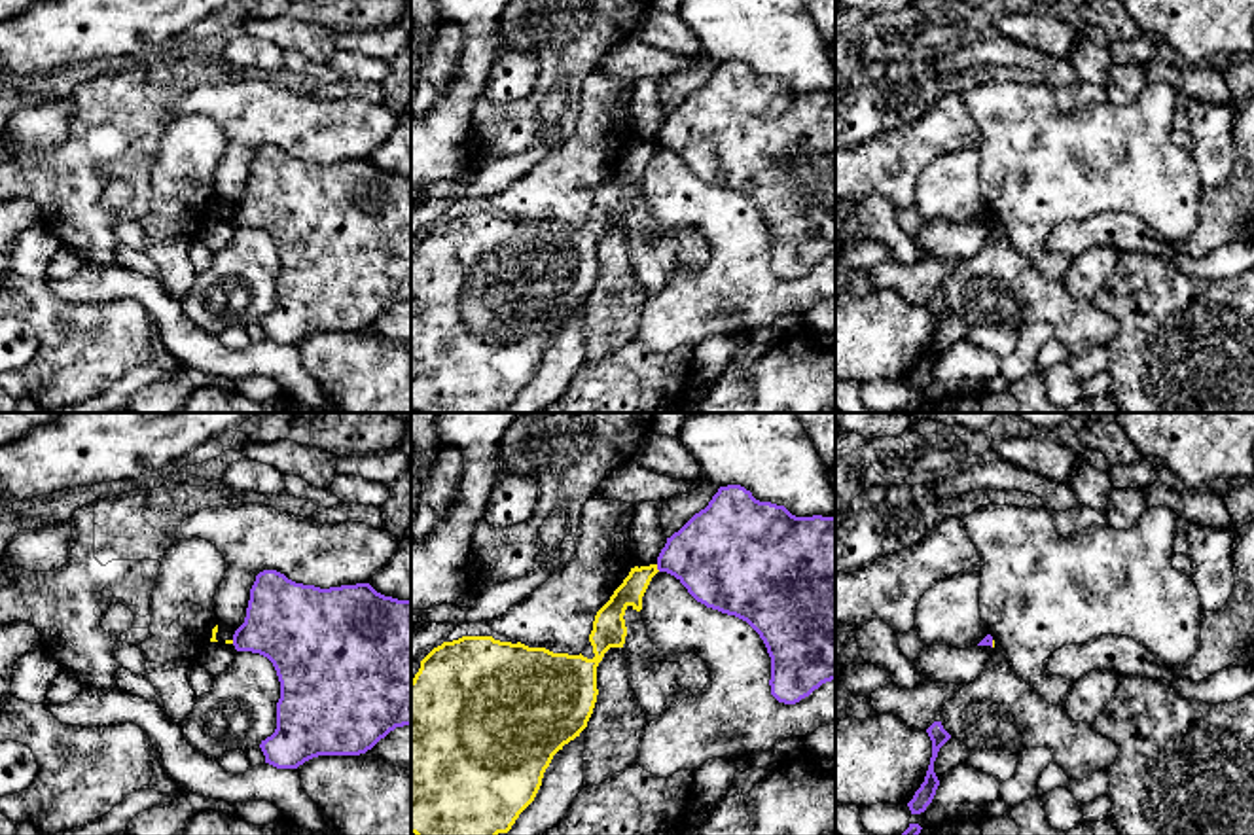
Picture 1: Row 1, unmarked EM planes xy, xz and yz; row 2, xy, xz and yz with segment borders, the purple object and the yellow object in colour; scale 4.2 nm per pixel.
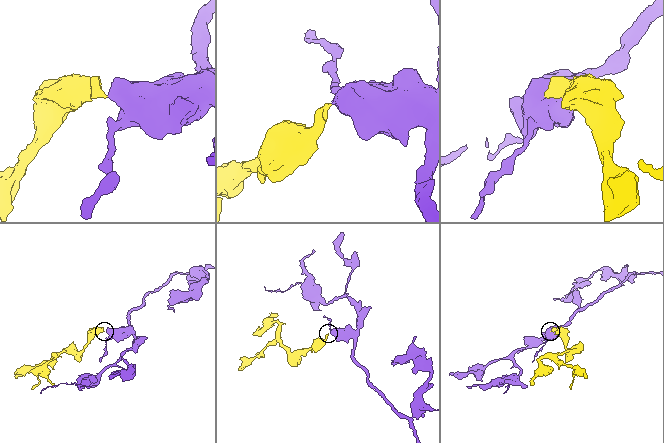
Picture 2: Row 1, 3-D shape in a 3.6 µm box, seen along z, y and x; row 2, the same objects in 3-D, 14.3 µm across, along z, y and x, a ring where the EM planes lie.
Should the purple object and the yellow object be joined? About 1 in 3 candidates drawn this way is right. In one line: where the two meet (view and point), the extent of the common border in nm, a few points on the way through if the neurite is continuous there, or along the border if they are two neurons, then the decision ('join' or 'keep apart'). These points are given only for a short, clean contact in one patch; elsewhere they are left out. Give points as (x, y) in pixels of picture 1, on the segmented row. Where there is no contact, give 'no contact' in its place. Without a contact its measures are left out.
xz (658, 568) | 40 nm | along xz (656, 565), (660, 570) | keep apart

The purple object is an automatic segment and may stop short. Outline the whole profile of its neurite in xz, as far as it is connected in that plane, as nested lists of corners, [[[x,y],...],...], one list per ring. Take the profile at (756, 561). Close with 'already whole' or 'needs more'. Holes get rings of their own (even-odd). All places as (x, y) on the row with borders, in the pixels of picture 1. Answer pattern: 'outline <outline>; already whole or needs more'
outline [[[741,485],[720,487],[708,506],[667,538],[657,570],[674,576],[707,608],[746,621],[771,657],[771,695],[796,704],[835,680],[835,515],[796,517],[784,506],[760,502]]]; already whole

